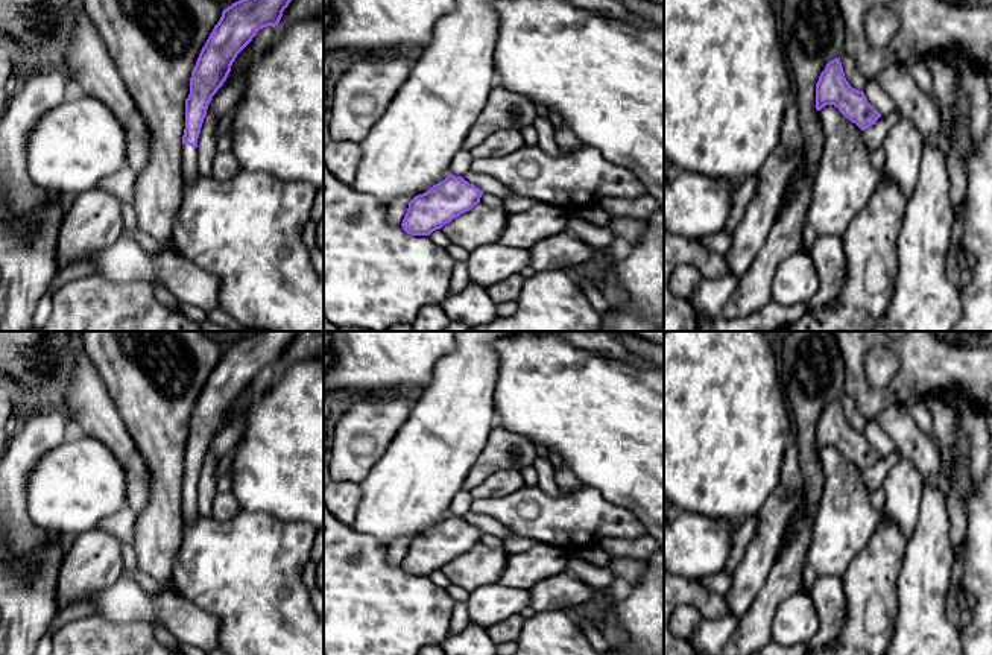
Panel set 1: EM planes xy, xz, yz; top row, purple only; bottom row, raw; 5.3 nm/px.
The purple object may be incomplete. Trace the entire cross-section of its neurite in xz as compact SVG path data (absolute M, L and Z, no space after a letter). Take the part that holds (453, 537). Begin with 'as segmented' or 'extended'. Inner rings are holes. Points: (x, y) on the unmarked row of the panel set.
as segmented | M448 515L428 532L409 543L403 570L410 576L430 576L480 543L483 532L462 517Z

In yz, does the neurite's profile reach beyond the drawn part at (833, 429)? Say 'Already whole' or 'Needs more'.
Already whole

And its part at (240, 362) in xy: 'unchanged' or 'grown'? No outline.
grown

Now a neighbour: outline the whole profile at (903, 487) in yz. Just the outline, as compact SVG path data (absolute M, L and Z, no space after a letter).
M904 456L890 468L883 489L886 515L908 540L916 527L922 495L922 479L916 467Z

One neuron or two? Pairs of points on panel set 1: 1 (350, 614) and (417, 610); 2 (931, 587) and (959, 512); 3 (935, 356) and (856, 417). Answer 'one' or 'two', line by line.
1: one
2: two
3: two

